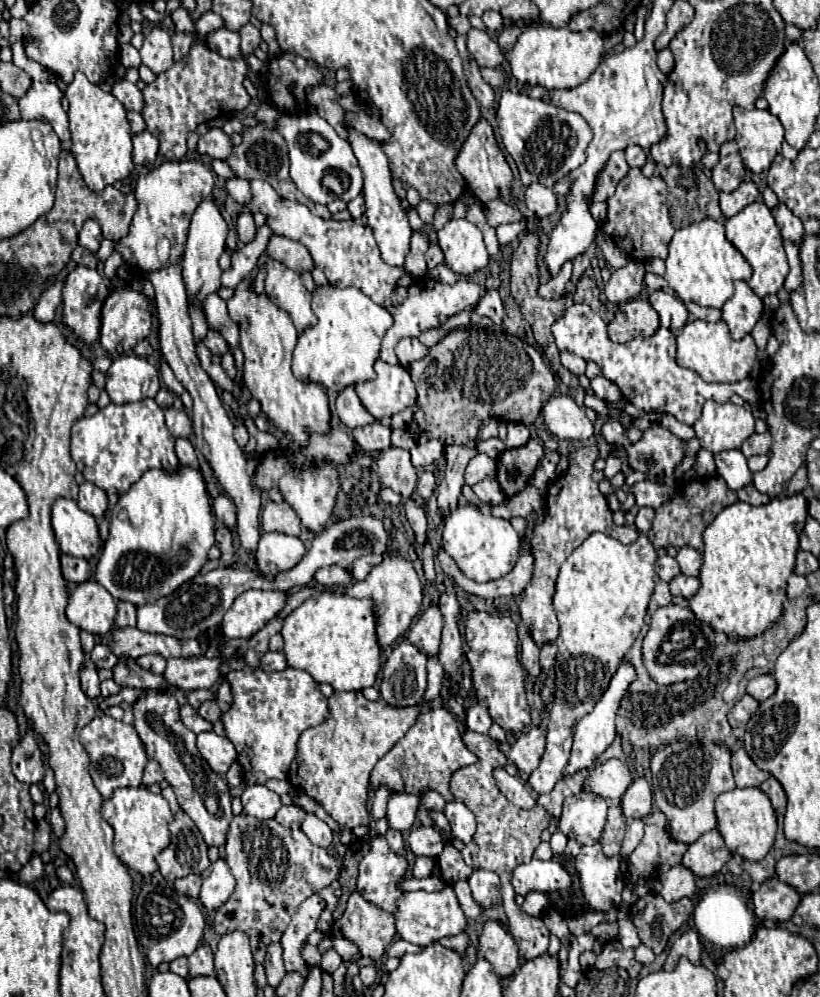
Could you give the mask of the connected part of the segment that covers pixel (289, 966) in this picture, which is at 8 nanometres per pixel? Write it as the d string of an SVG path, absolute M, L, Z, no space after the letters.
M319 893L311 895L309 899L305 899L299 909L295 911L287 931L281 937L281 945L283 945L283 961L285 961L285 971L287 973L299 973L303 977L309 975L309 965L305 963L305 959L301 957L301 949L307 943L307 937L311 931L315 931L317 919L325 909L325 901L321 899Z

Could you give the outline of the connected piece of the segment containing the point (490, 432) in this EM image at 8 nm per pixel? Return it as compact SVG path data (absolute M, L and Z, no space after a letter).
M493 418L488 425L481 427L478 438L485 441L492 437L498 437L498 424L498 419Z

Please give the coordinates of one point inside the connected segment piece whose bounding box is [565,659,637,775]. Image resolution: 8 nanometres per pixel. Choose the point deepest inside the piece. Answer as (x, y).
(595, 732)

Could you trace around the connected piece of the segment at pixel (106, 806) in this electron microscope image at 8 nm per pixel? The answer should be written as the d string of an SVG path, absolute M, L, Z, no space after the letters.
M123 787L103 803L101 815L115 831L113 851L117 859L141 875L151 875L157 871L155 857L169 845L167 825L173 819L169 803L163 799L163 795L155 795L145 787Z

